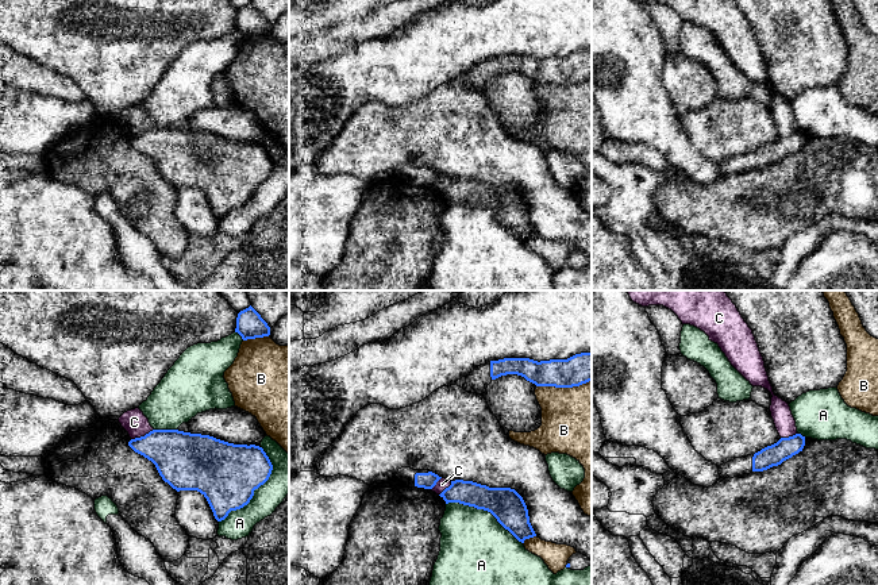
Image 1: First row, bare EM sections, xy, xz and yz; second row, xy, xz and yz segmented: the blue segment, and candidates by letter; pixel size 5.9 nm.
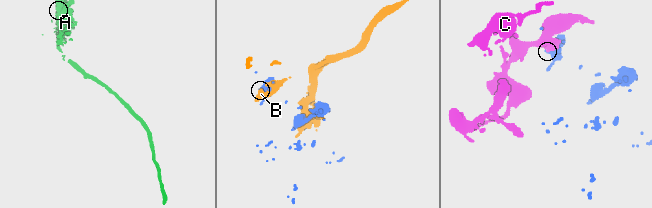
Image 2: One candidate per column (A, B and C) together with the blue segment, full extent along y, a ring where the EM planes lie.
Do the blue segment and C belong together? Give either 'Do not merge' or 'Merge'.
Do not merge

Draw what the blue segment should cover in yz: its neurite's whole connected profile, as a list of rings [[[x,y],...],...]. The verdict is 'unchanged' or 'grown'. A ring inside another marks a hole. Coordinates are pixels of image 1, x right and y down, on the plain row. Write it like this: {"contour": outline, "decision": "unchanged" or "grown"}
{"contour": [[[796,131],[789,135],[781,135],[777,141],[762,146],[760,149],[735,155],[719,163],[720,176],[733,176],[752,169],[763,169],[802,149],[805,134]]], "decision": "grown"}

